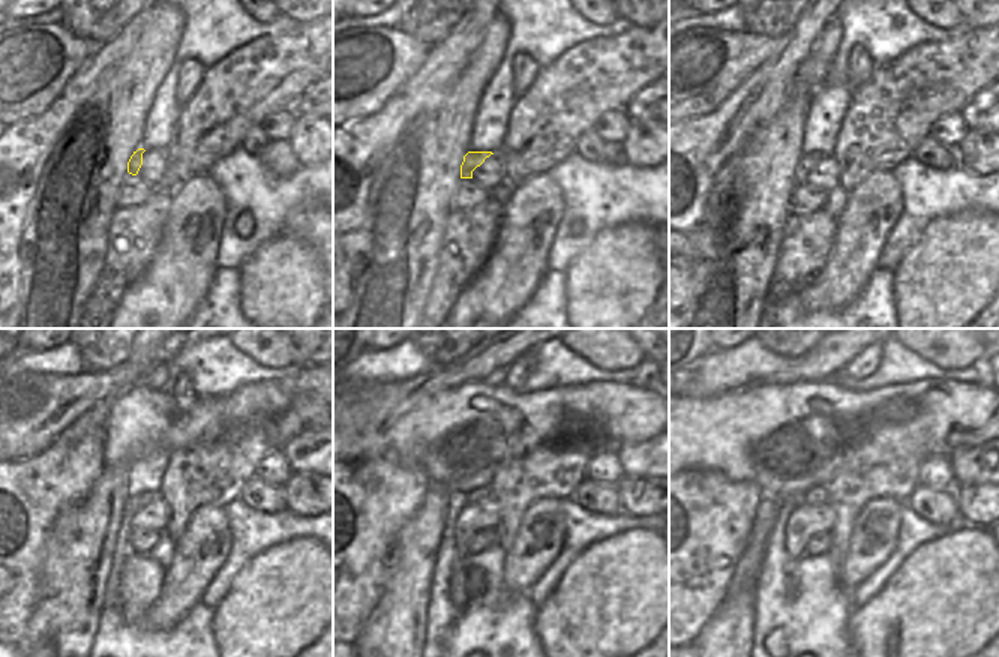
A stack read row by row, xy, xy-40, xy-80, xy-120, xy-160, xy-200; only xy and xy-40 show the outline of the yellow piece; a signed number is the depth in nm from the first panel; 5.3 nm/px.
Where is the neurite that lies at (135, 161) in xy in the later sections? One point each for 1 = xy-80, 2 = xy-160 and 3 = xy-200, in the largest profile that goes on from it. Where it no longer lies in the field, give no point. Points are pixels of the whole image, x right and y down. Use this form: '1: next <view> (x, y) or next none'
1: next xy-80 (807, 162)
2: next xy-160 (479, 495)
3: next xy-200 (816, 495)

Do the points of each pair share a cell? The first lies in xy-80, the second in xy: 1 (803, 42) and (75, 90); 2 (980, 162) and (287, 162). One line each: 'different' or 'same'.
1: same
2: different

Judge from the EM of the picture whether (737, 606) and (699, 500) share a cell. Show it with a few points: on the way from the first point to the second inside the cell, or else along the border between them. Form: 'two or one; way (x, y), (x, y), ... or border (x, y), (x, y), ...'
two; border (726, 594), (705, 624)

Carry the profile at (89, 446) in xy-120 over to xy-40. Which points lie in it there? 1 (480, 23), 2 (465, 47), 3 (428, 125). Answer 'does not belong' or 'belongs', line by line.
1: belongs
2: belongs
3: does not belong

